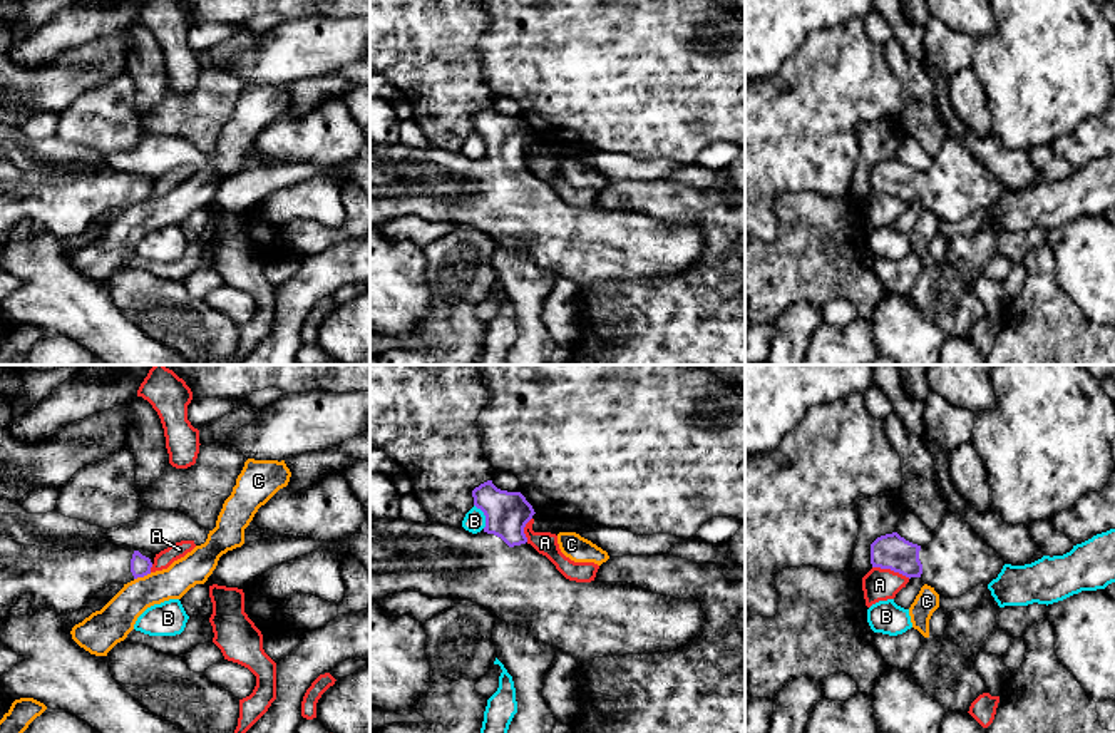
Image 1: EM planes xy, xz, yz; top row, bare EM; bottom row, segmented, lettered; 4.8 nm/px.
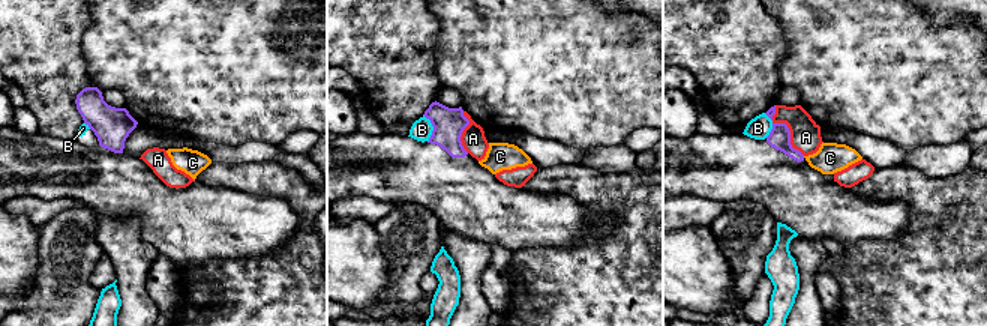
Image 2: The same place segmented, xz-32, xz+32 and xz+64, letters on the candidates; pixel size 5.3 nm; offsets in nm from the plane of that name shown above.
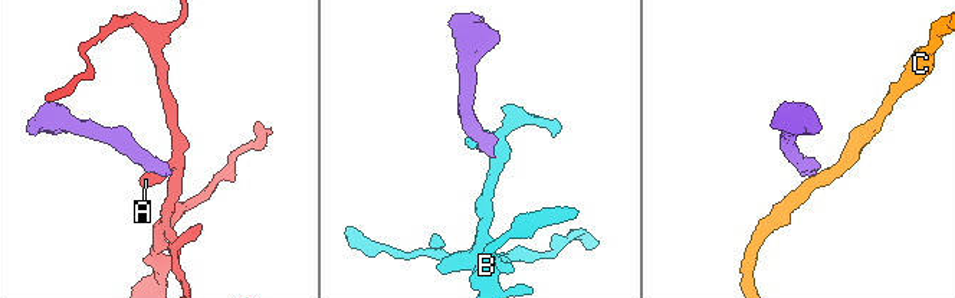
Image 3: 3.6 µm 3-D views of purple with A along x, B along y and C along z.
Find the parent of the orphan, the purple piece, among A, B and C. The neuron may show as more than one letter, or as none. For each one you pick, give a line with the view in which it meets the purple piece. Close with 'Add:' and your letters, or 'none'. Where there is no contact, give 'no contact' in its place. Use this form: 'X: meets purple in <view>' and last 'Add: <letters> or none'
Add: none

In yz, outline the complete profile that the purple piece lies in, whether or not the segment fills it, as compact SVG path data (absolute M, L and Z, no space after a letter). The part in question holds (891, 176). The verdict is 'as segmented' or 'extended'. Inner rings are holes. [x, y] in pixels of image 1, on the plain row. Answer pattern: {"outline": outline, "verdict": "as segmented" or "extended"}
{"outline": "M948 137L933 156L933 166L927 171L912 169L897 157L877 162L871 169L871 189L872 192L891 194L909 204L921 202L939 221L959 223L978 209L988 211L998 202L1006 187L959 139Z", "verdict": "extended"}

